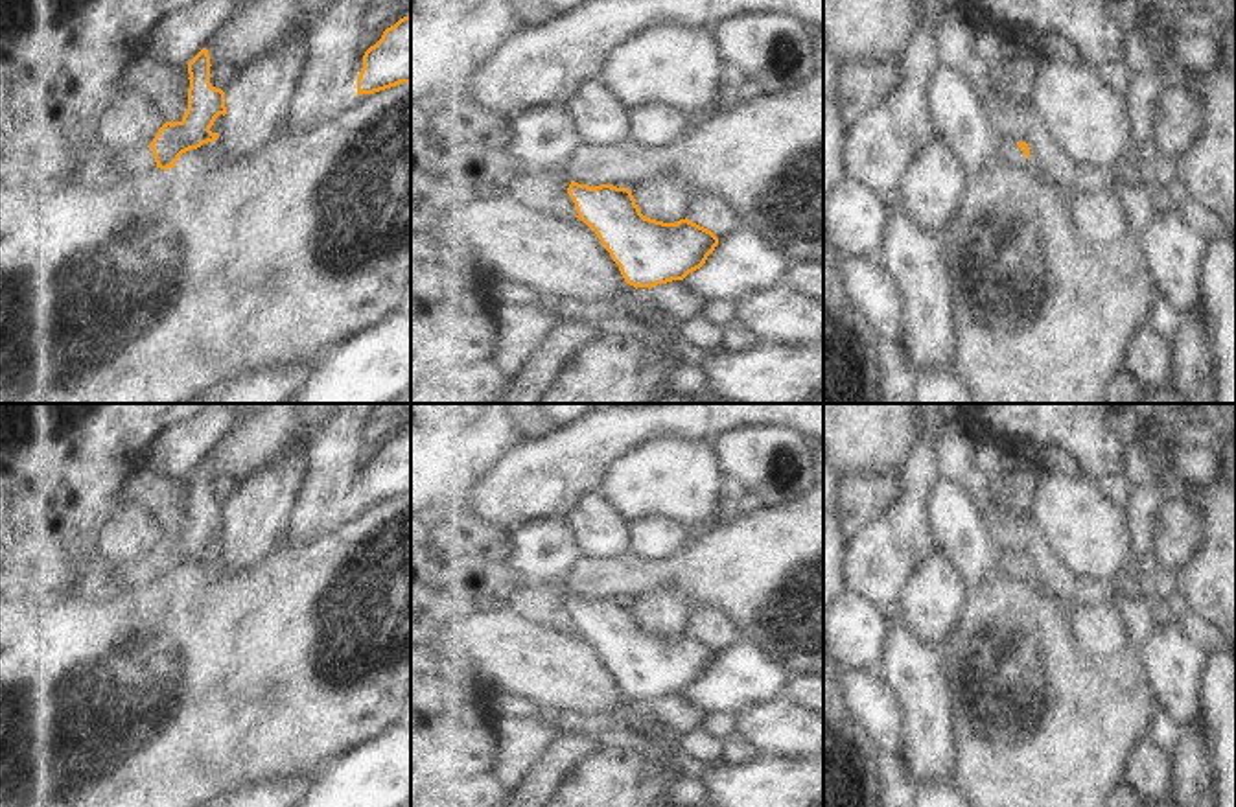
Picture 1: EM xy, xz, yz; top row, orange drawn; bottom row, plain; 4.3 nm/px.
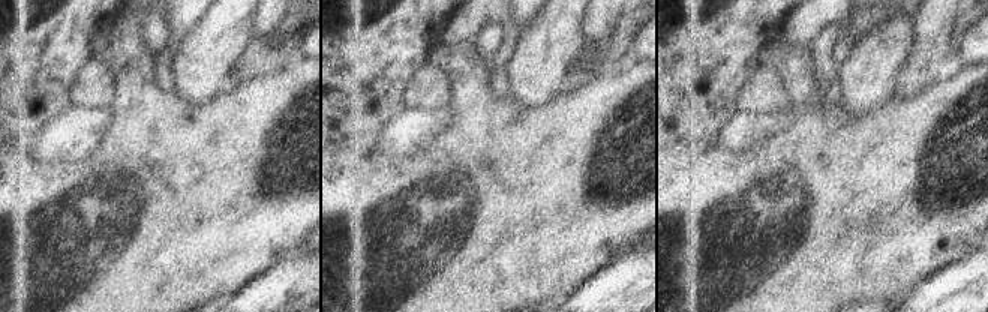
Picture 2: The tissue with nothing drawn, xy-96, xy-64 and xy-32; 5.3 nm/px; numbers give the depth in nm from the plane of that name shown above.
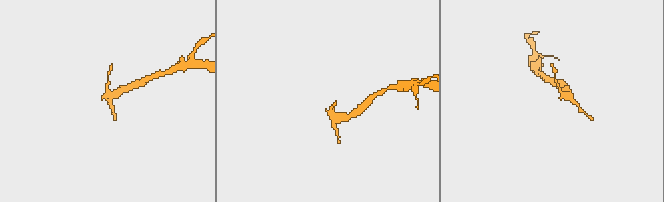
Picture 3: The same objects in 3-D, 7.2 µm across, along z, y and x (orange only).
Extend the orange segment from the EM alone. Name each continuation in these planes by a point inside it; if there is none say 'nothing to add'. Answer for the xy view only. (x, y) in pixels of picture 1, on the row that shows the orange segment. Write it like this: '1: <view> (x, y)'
1: xy (105, 166)

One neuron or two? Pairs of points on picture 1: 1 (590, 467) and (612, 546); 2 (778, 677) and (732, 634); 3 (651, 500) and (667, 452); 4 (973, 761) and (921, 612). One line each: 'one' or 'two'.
1: two
2: two
3: one
4: two

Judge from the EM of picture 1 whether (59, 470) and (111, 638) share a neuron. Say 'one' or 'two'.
two

